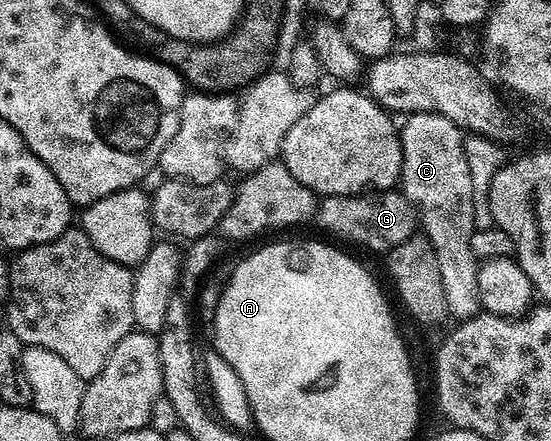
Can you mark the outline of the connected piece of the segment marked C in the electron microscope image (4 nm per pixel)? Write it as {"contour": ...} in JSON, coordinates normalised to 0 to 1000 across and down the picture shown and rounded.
{"contour":[[[748,256],[733,274],[735,283],[726,290],[726,431],[757,472],[766,526],[793,569],[813,712],[826,723],[860,719],[873,701],[866,642],[871,594],[858,578],[862,435],[857,392],[842,351],[840,297],[799,256]]]}

